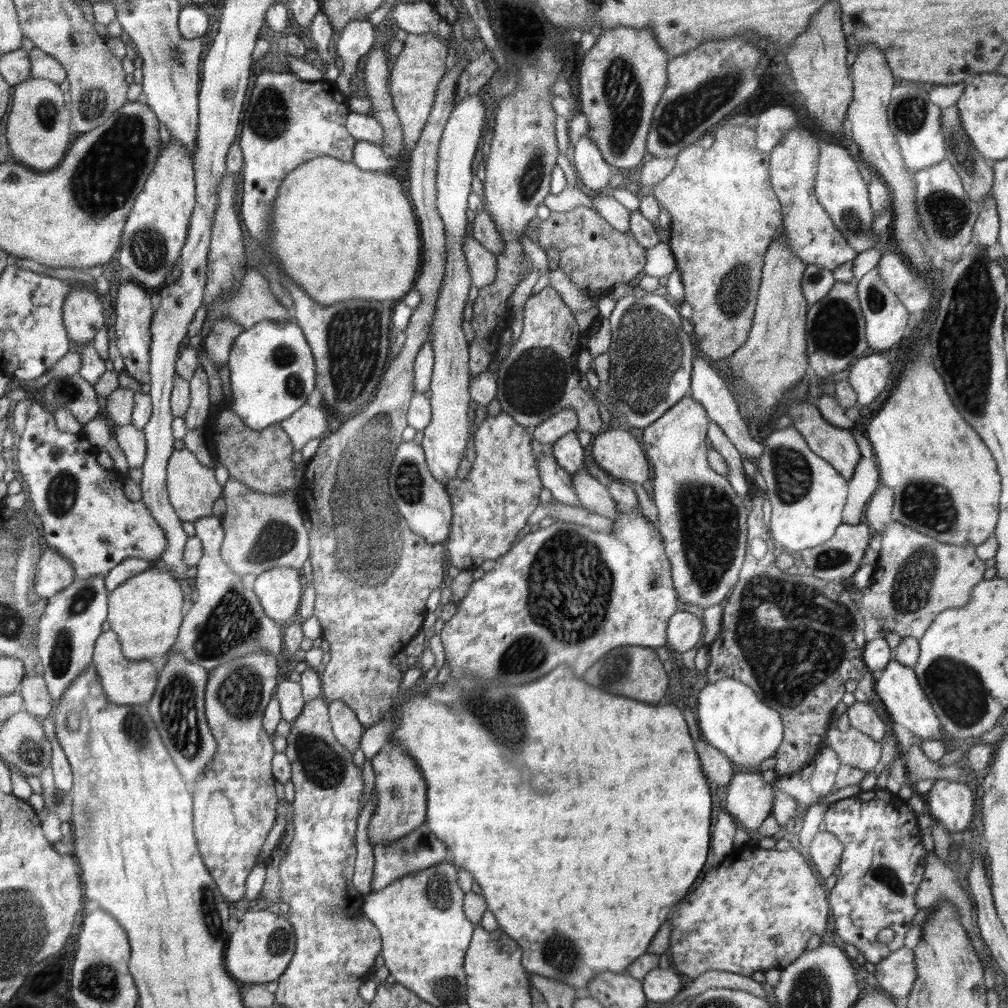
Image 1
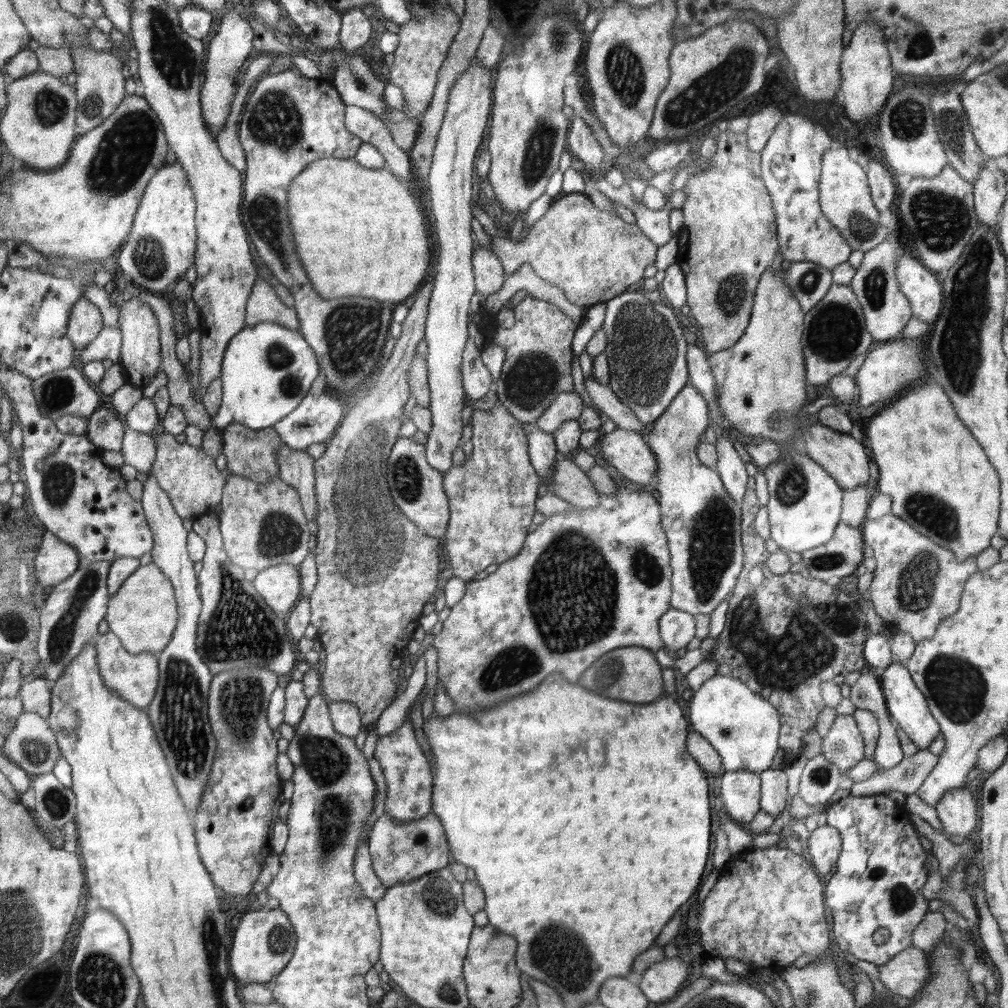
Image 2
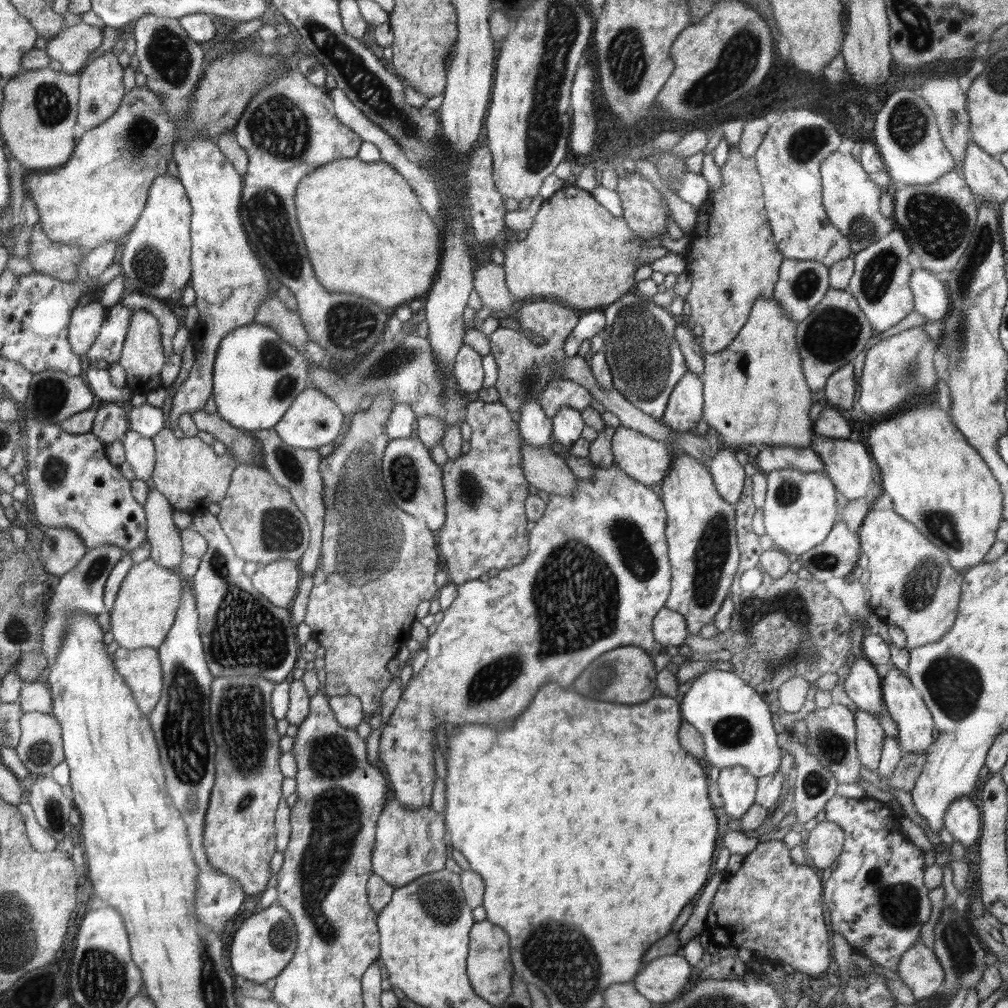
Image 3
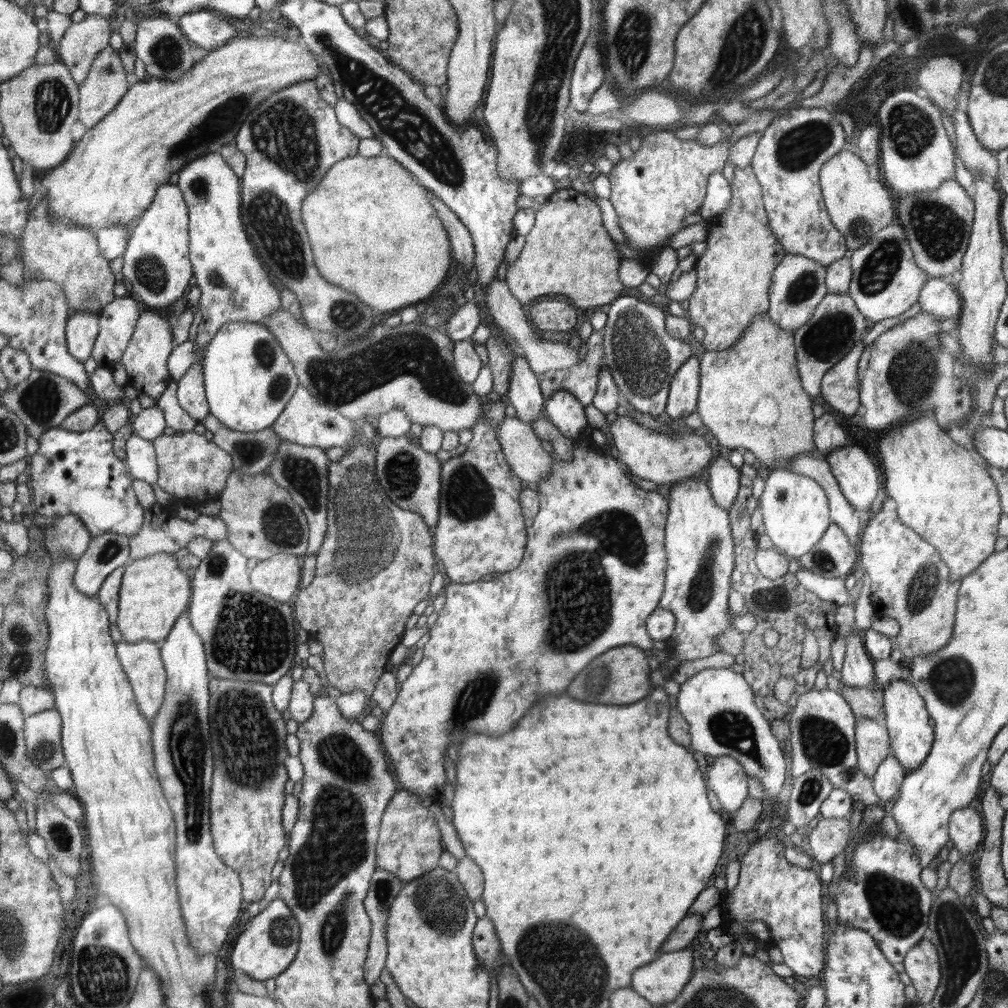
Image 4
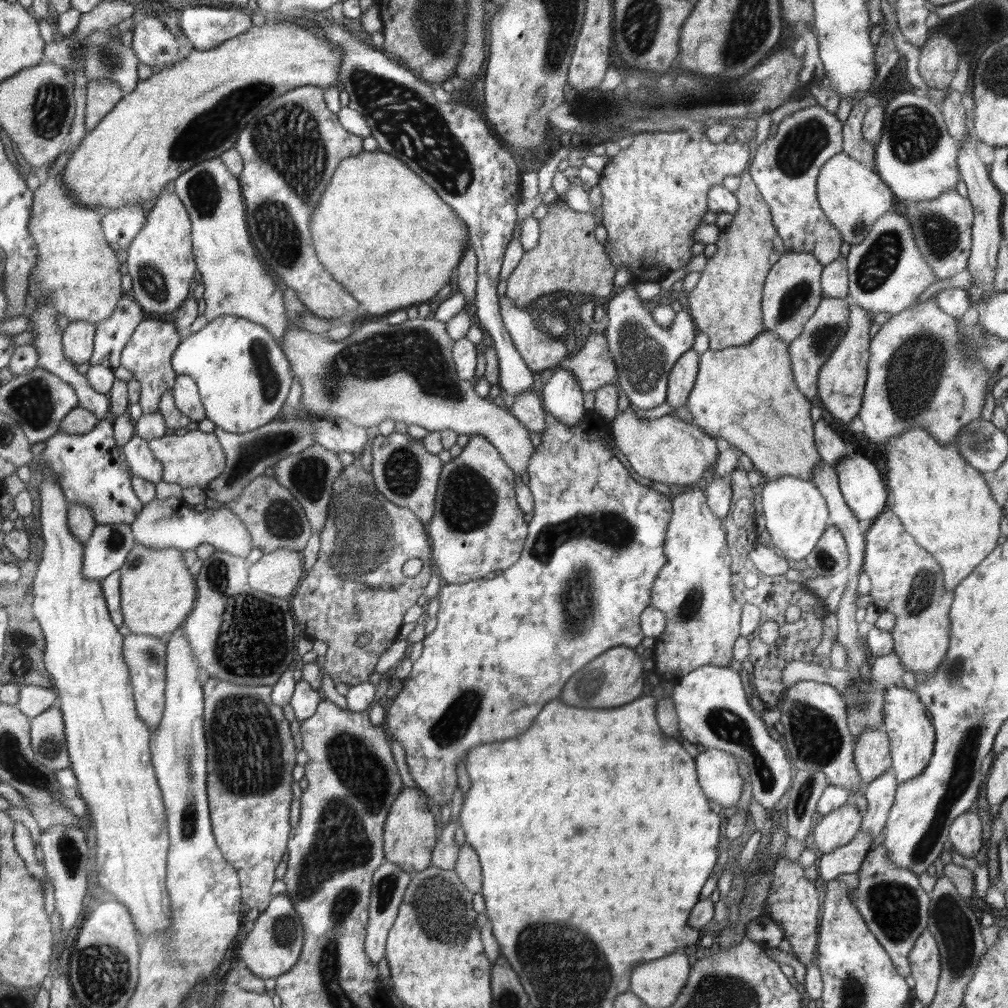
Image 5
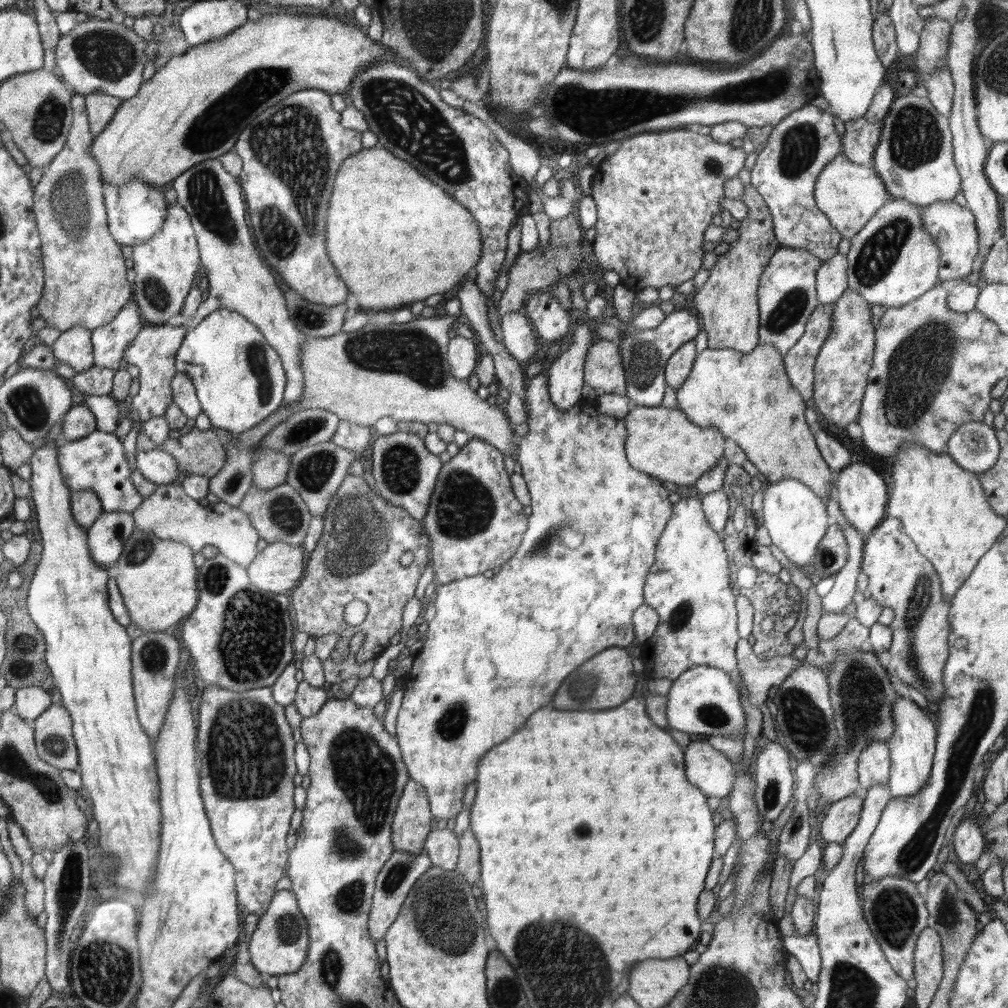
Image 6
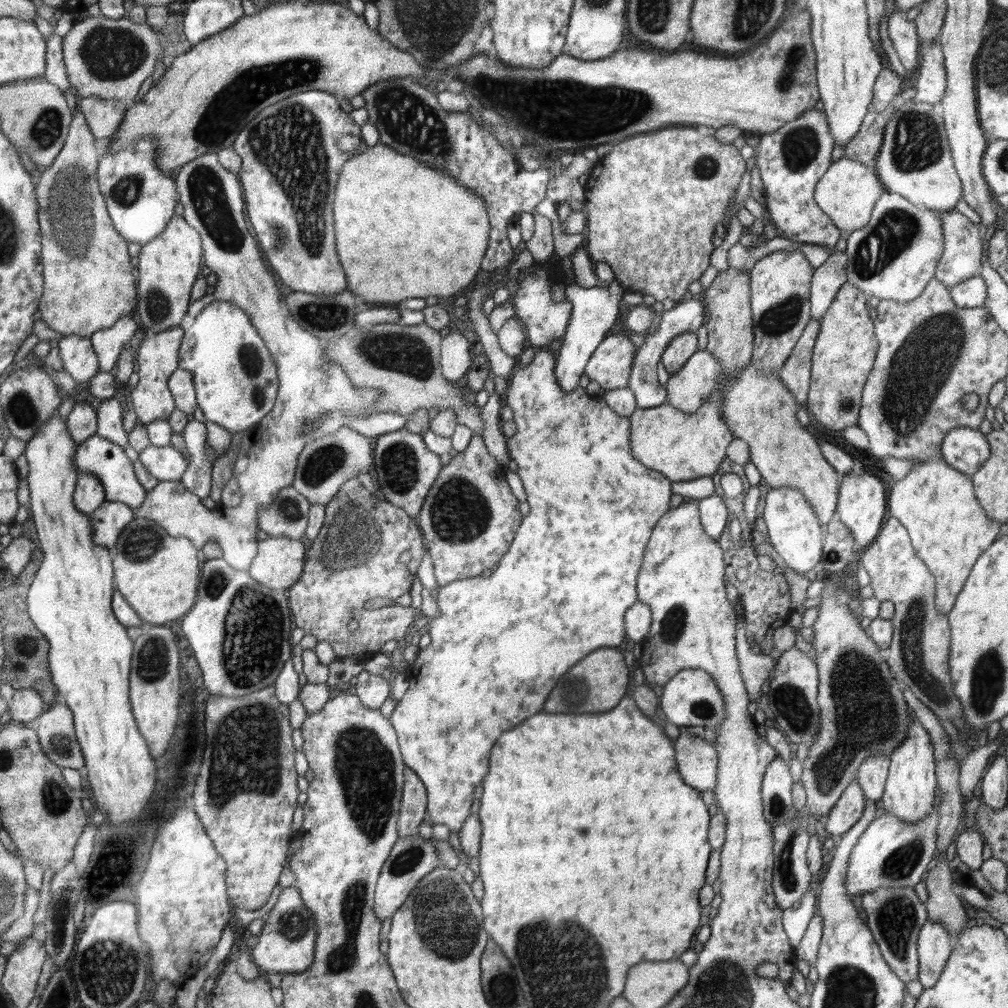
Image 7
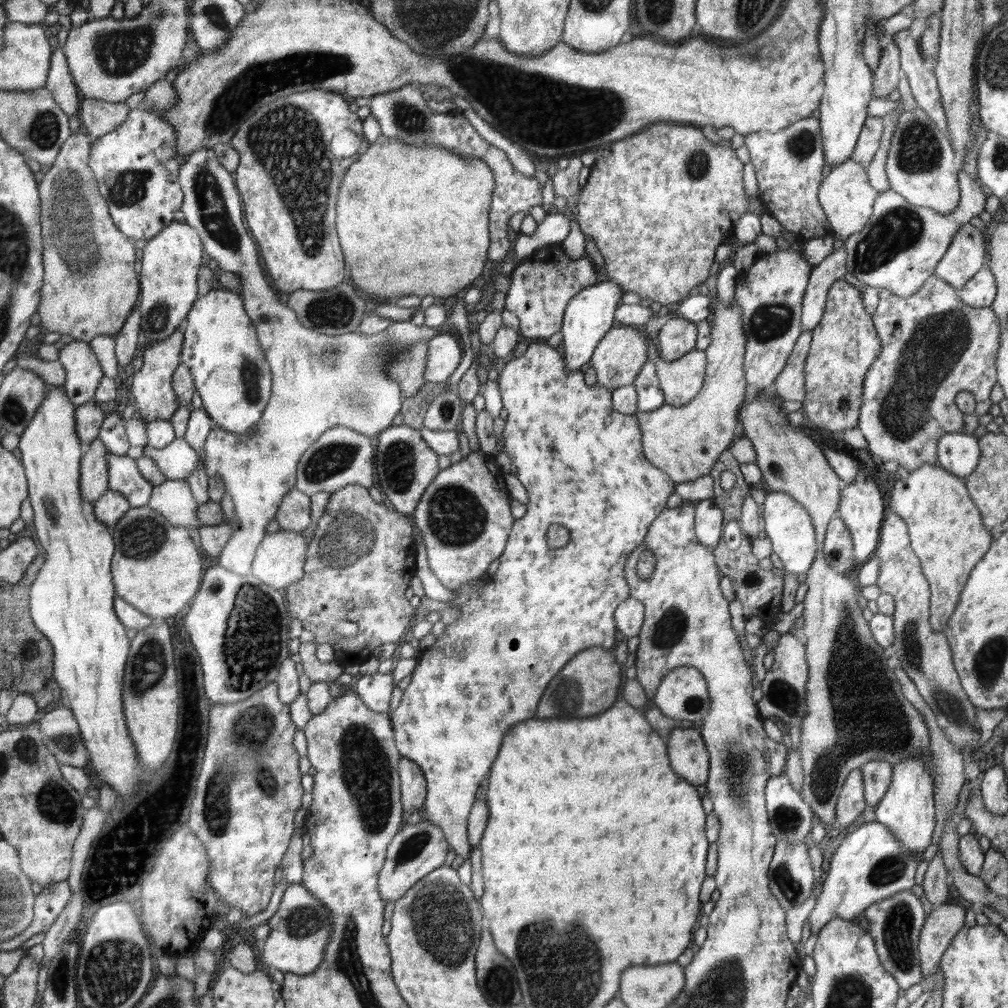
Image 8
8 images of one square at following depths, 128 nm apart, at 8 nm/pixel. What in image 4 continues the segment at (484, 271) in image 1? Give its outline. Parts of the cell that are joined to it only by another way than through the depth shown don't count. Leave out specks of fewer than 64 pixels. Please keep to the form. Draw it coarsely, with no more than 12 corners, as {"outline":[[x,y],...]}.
{"outline":[[494,278],[484,303],[536,375],[579,362],[576,349],[549,342]]}

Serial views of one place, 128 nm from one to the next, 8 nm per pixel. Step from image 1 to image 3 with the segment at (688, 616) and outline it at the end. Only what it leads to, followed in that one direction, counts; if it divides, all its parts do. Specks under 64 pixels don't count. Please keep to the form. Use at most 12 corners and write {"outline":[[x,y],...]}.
{"outline":[[662,607],[652,621],[656,642],[680,647],[688,635],[682,614]]}

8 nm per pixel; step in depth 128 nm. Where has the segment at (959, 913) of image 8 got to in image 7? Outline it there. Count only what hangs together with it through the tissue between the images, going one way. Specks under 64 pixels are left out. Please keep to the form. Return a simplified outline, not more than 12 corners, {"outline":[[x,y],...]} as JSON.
{"outline":[[926,920],[917,938],[918,980],[938,981],[953,949],[948,929]]}

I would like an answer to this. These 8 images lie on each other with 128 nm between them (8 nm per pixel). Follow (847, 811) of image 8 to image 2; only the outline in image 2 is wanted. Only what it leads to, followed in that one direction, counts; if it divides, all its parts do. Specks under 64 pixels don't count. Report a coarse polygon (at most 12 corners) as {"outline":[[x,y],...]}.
{"outline":[[818,826],[805,854],[820,876],[831,873],[842,849],[838,829]]}

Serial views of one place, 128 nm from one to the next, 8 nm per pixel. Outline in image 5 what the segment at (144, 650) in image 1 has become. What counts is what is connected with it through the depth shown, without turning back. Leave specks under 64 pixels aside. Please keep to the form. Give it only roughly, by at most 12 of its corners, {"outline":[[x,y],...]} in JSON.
{"outline":[[135,541],[120,567],[134,634],[166,638],[194,604],[180,549]]}

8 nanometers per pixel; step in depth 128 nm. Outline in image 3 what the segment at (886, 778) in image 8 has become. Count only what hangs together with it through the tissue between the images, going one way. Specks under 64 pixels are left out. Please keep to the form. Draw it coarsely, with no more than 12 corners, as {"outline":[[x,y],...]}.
{"outline":[[855,713],[859,759],[877,771],[886,734],[877,718]]}

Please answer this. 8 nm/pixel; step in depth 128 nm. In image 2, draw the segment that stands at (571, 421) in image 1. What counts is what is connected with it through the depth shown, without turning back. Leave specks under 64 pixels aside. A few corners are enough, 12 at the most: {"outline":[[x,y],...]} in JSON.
{"outline":[[562,392],[534,424],[553,434],[564,421],[577,419],[584,400]]}

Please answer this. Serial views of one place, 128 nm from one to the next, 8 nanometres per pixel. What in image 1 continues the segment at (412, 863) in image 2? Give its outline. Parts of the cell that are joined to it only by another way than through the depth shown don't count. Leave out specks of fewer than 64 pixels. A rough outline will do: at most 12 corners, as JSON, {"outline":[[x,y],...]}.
{"outline":[[424,822],[393,844],[373,846],[370,892],[450,861]]}

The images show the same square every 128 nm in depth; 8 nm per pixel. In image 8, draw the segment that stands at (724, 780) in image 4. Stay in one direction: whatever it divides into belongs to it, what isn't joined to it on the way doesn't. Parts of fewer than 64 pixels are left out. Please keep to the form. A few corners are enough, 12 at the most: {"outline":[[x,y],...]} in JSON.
{"outline":[[674,728],[666,743],[672,770],[705,785],[710,760],[700,731]]}

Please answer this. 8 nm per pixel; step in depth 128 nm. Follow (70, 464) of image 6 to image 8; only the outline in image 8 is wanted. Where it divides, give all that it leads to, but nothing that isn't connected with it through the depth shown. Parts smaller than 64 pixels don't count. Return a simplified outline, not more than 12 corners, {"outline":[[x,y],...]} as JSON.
{"outline":[[108,452],[108,488],[131,507],[148,504],[153,484],[133,458]]}

